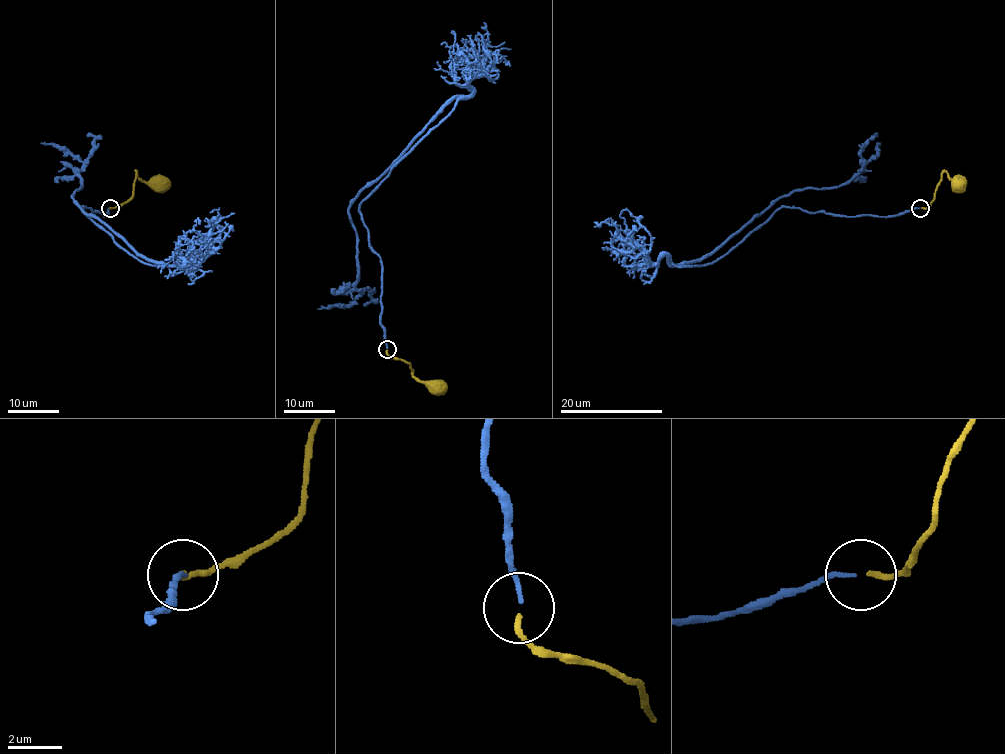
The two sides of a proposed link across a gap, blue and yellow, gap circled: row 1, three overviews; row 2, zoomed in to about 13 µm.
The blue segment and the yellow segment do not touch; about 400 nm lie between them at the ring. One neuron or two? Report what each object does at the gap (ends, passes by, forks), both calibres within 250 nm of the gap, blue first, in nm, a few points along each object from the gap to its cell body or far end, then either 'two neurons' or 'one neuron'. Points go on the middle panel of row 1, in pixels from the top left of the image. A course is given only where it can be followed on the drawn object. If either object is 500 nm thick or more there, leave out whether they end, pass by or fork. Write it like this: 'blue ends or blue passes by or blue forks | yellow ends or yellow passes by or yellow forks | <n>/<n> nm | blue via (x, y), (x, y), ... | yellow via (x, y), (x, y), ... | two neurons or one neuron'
blue ends | yellow ends | 160/200 nm | blue via (387, 348), (382, 261), (359, 205), (456, 98), (350, 205), (360, 293), (348, 305), (318, 309) | yellow via (387, 349), (389, 356), (409, 364), (420, 381), (435, 387) | one neuron

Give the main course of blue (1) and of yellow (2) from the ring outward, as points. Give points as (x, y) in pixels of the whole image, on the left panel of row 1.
1: (110, 208), (82, 210), (140, 260), (177, 266), (146, 260), (90, 216), (72, 196), (83, 164), (41, 142)
2: (110, 208), (124, 204), (132, 196), (136, 172), (144, 181), (159, 185)

